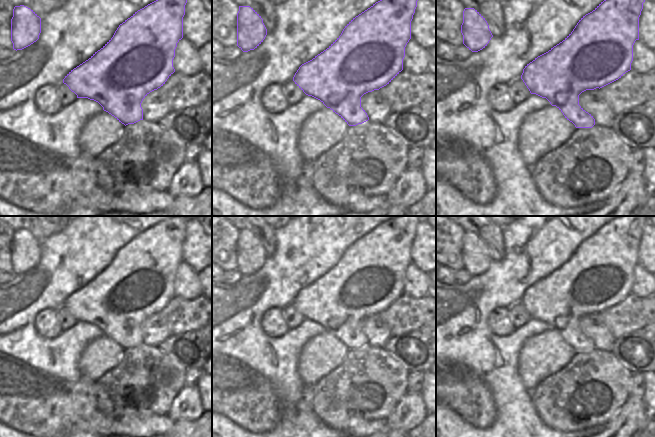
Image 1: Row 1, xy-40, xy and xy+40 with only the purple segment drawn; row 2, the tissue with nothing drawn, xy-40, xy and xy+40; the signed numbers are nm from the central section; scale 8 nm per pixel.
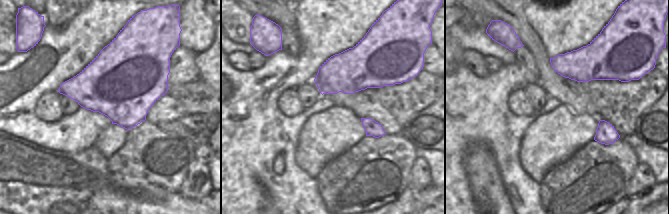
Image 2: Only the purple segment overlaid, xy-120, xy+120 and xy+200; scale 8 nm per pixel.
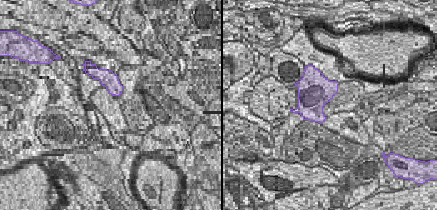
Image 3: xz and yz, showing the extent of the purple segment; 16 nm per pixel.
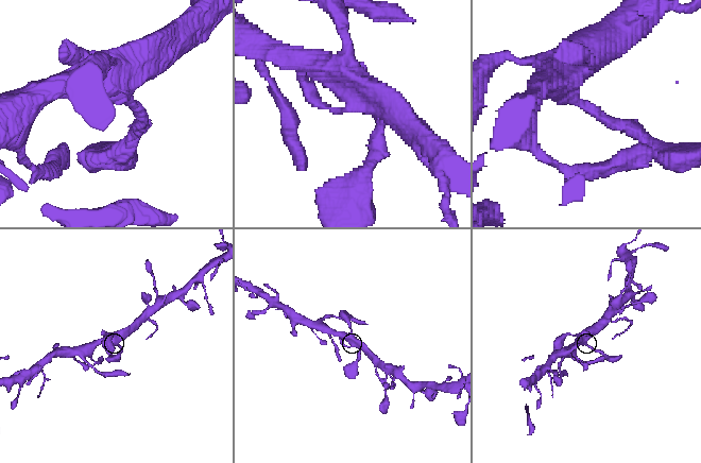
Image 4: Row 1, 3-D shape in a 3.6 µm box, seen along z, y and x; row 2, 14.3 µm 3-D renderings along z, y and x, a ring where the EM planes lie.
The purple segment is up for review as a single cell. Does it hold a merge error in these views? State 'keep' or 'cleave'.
keep

